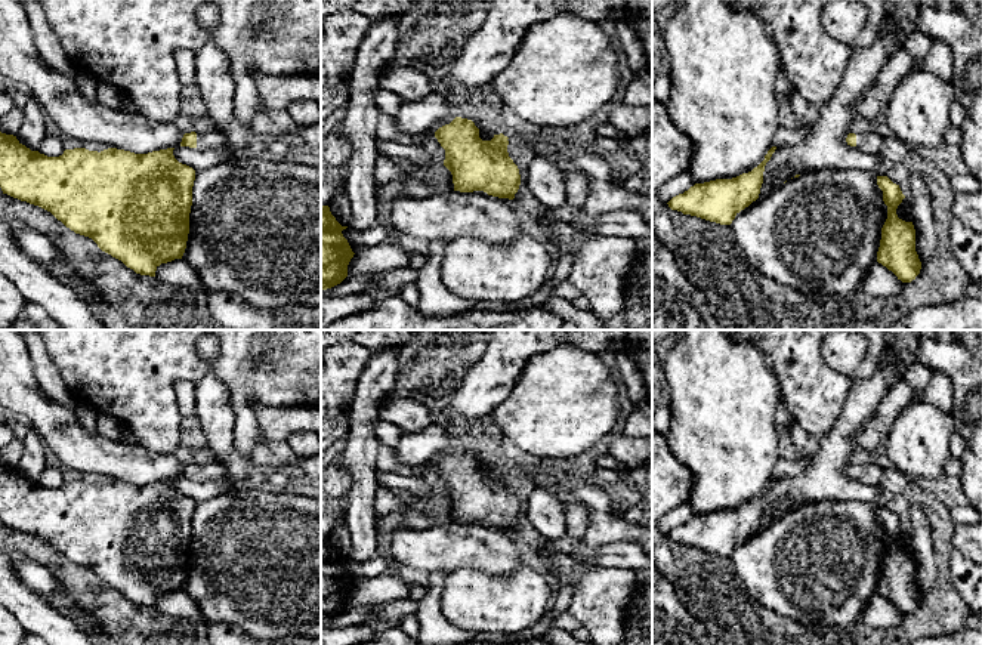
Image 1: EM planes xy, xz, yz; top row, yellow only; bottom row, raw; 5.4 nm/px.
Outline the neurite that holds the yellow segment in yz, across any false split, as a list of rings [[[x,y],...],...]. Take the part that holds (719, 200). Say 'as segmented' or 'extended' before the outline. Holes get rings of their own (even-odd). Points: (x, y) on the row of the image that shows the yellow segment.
as segmented; [[[772,146],[765,160],[748,173],[732,179],[716,179],[695,183],[683,194],[673,197],[667,204],[671,210],[697,216],[720,225],[731,225],[735,216],[759,198],[763,172],[776,146]]]

